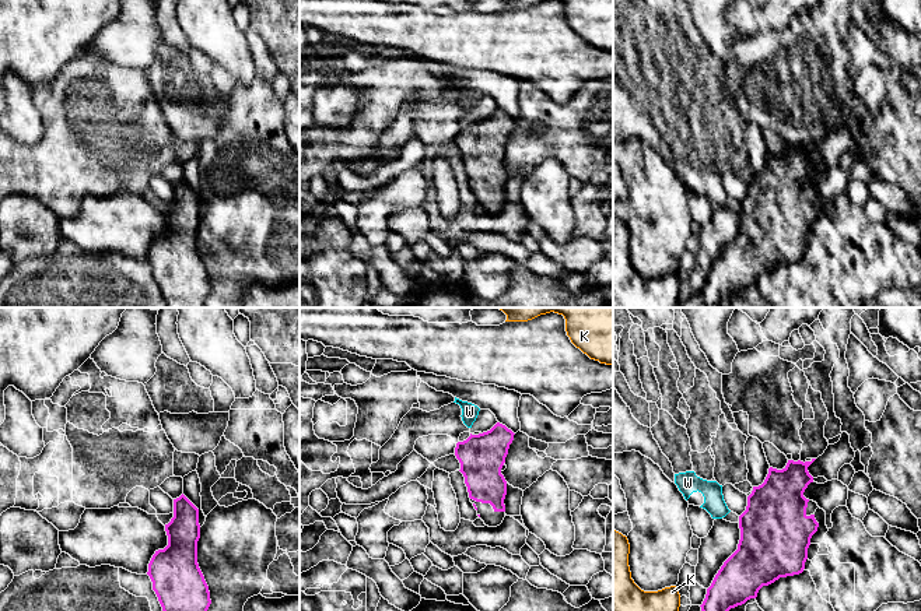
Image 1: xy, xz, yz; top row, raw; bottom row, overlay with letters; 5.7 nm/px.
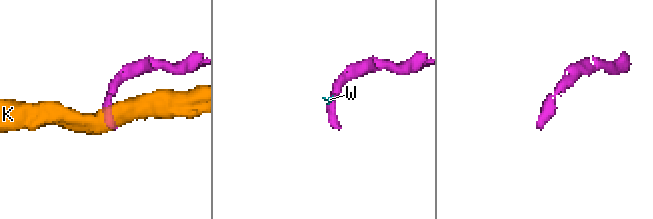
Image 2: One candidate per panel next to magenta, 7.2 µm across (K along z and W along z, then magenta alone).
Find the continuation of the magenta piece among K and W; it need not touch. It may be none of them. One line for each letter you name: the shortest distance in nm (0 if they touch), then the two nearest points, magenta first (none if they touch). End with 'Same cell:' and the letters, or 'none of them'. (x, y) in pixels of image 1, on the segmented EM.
Same cell: none of them

